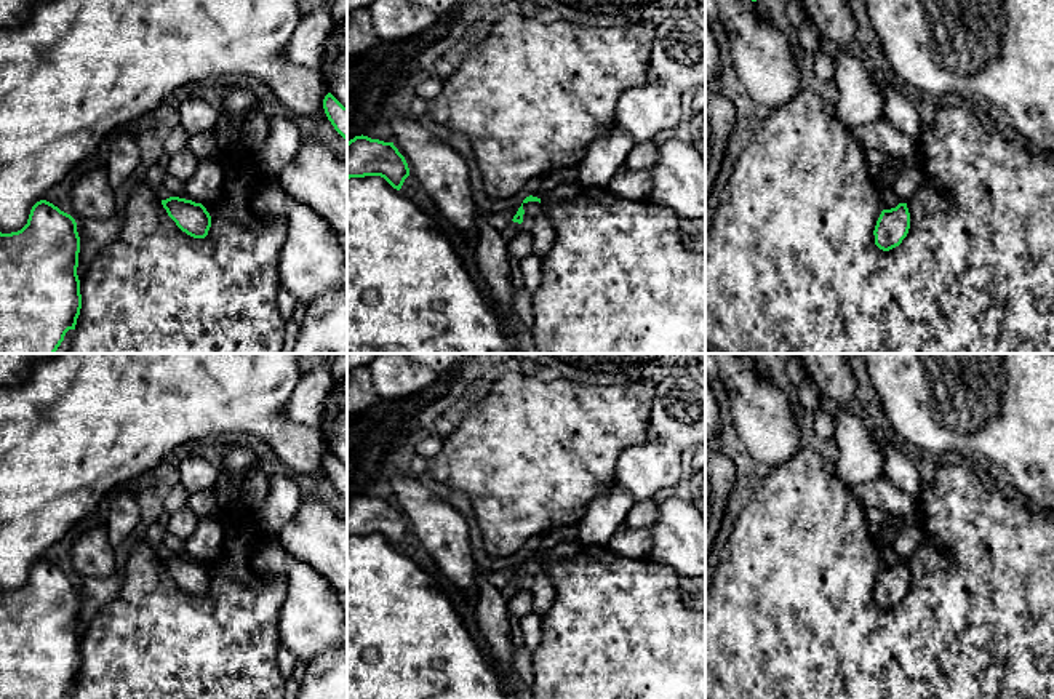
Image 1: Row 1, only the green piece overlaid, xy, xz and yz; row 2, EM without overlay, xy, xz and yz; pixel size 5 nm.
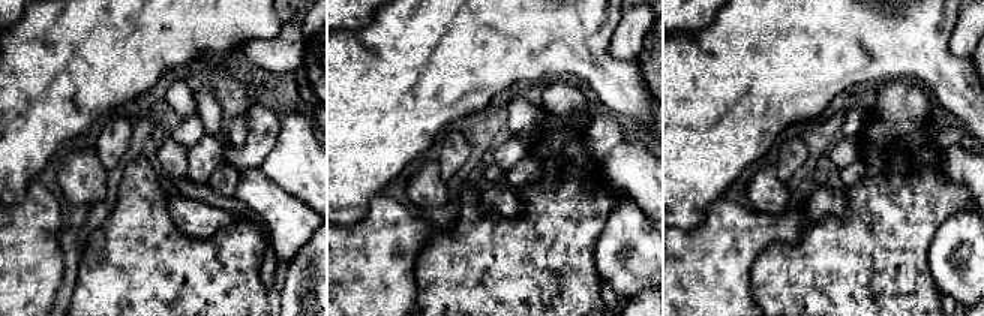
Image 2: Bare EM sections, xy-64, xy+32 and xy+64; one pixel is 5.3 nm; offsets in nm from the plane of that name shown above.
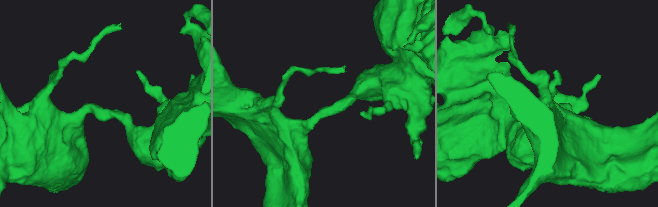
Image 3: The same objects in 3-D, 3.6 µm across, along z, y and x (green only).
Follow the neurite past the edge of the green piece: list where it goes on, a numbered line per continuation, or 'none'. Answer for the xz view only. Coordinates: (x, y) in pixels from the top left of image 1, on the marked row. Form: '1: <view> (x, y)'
none

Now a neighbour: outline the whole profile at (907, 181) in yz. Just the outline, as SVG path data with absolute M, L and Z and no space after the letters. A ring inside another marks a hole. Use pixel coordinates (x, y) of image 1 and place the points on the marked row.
M899 168L896 178L891 182L891 189L899 197L900 203L907 203L912 195L924 184L924 178L920 170Z

